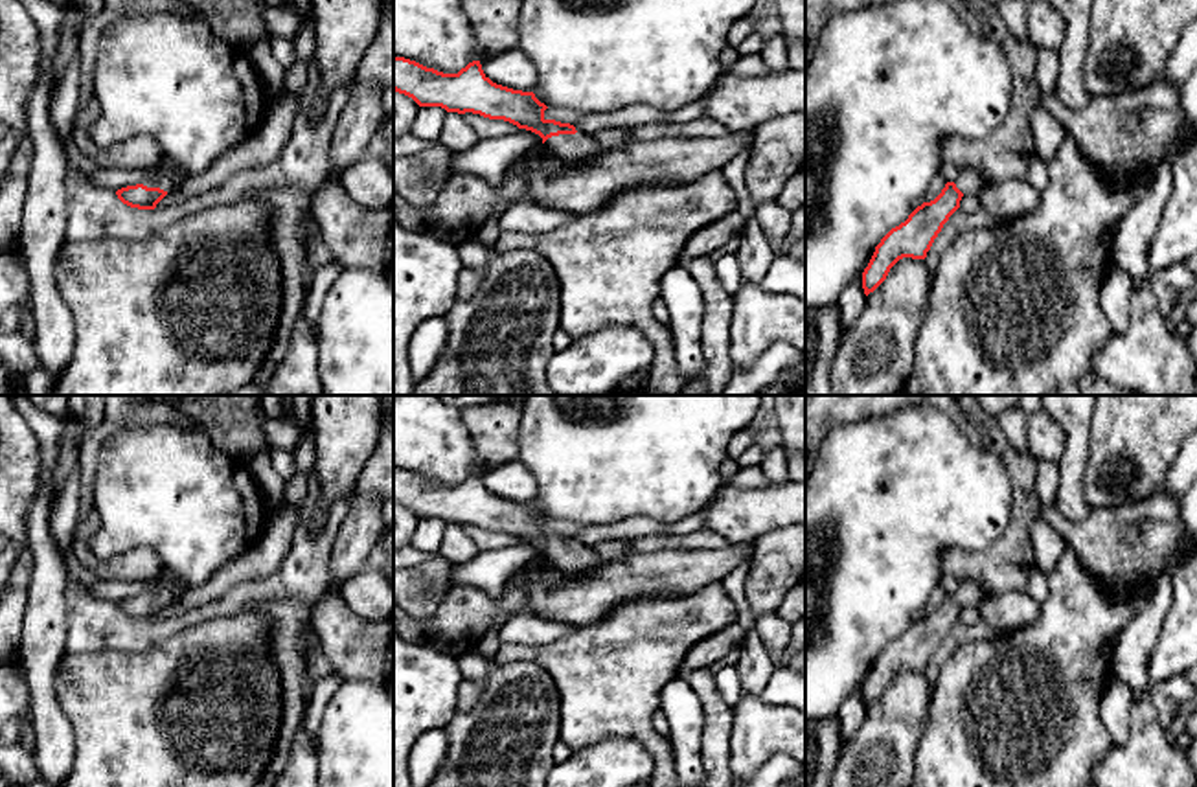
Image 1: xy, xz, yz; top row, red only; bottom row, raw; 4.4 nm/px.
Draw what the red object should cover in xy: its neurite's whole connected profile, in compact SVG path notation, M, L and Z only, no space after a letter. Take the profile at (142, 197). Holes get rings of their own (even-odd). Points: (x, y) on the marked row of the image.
M162 156L154 177L145 177L136 186L121 188L116 195L131 208L154 210L167 193L177 191L188 178L188 173L175 160Z

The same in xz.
M393 55L393 90L412 97L419 107L473 112L531 131L561 164L585 164L603 153L594 136L577 132L570 123L546 120L548 107L533 92L493 83L480 61L469 63L458 74L443 74Z

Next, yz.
M960 169L956 180L947 182L934 200L923 202L905 222L892 228L875 246L862 272L864 294L873 292L899 259L925 259L943 224L960 208L962 197L980 193L984 188L984 177L978 171Z

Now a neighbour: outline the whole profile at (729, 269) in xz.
M726 254L721 259L717 259L715 272L717 272L717 278L719 278L721 285L724 287L724 291L730 296L735 296L743 283L741 263L739 263L737 254Z

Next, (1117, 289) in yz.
M1111 267L1101 283L1101 309L1112 333L1125 333L1131 320L1131 296L1134 281L1129 272Z

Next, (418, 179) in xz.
M434 143L427 151L393 158L393 188L417 208L430 208L443 186L458 173L452 151Z

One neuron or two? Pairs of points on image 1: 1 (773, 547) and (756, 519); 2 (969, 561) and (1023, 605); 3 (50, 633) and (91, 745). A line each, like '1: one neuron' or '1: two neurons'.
1: two neurons
2: two neurons
3: two neurons

